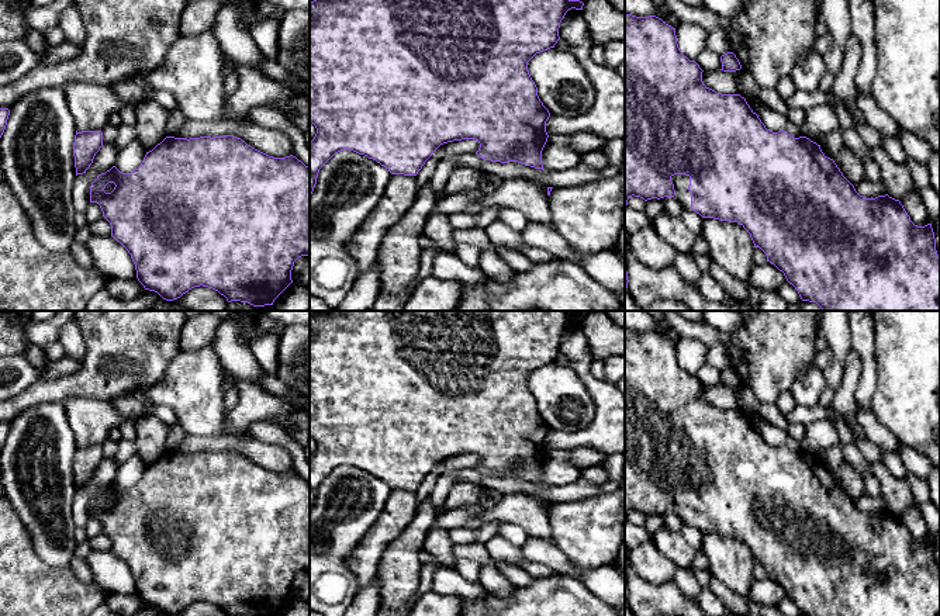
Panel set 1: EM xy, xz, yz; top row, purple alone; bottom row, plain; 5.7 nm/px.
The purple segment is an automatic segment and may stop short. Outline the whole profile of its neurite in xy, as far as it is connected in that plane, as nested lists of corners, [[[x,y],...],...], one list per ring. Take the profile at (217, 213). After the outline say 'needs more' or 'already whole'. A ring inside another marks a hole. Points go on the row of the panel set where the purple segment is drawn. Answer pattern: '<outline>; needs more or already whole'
[[[234,135],[190,139],[166,136],[152,150],[146,152],[141,166],[134,172],[122,173],[113,166],[106,173],[99,174],[90,186],[90,203],[100,205],[103,217],[111,225],[111,236],[131,255],[138,281],[145,290],[158,293],[166,301],[177,300],[189,290],[203,285],[218,291],[228,302],[241,301],[253,307],[273,305],[274,300],[293,283],[294,262],[301,256],[310,256],[310,167],[293,155],[286,158],[269,156]]]; already whole

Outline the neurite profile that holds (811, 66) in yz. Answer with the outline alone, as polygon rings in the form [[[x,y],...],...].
[[[813,46],[796,59],[791,77],[796,90],[813,93],[826,72],[825,59]]]

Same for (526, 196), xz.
[[[509,179],[488,197],[471,204],[464,212],[480,214],[488,208],[515,208],[529,222],[553,225],[549,211],[547,187],[531,179]]]

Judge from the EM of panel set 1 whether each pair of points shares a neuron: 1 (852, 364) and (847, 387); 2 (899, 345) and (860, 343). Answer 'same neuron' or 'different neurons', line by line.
1: same neuron
2: different neurons

